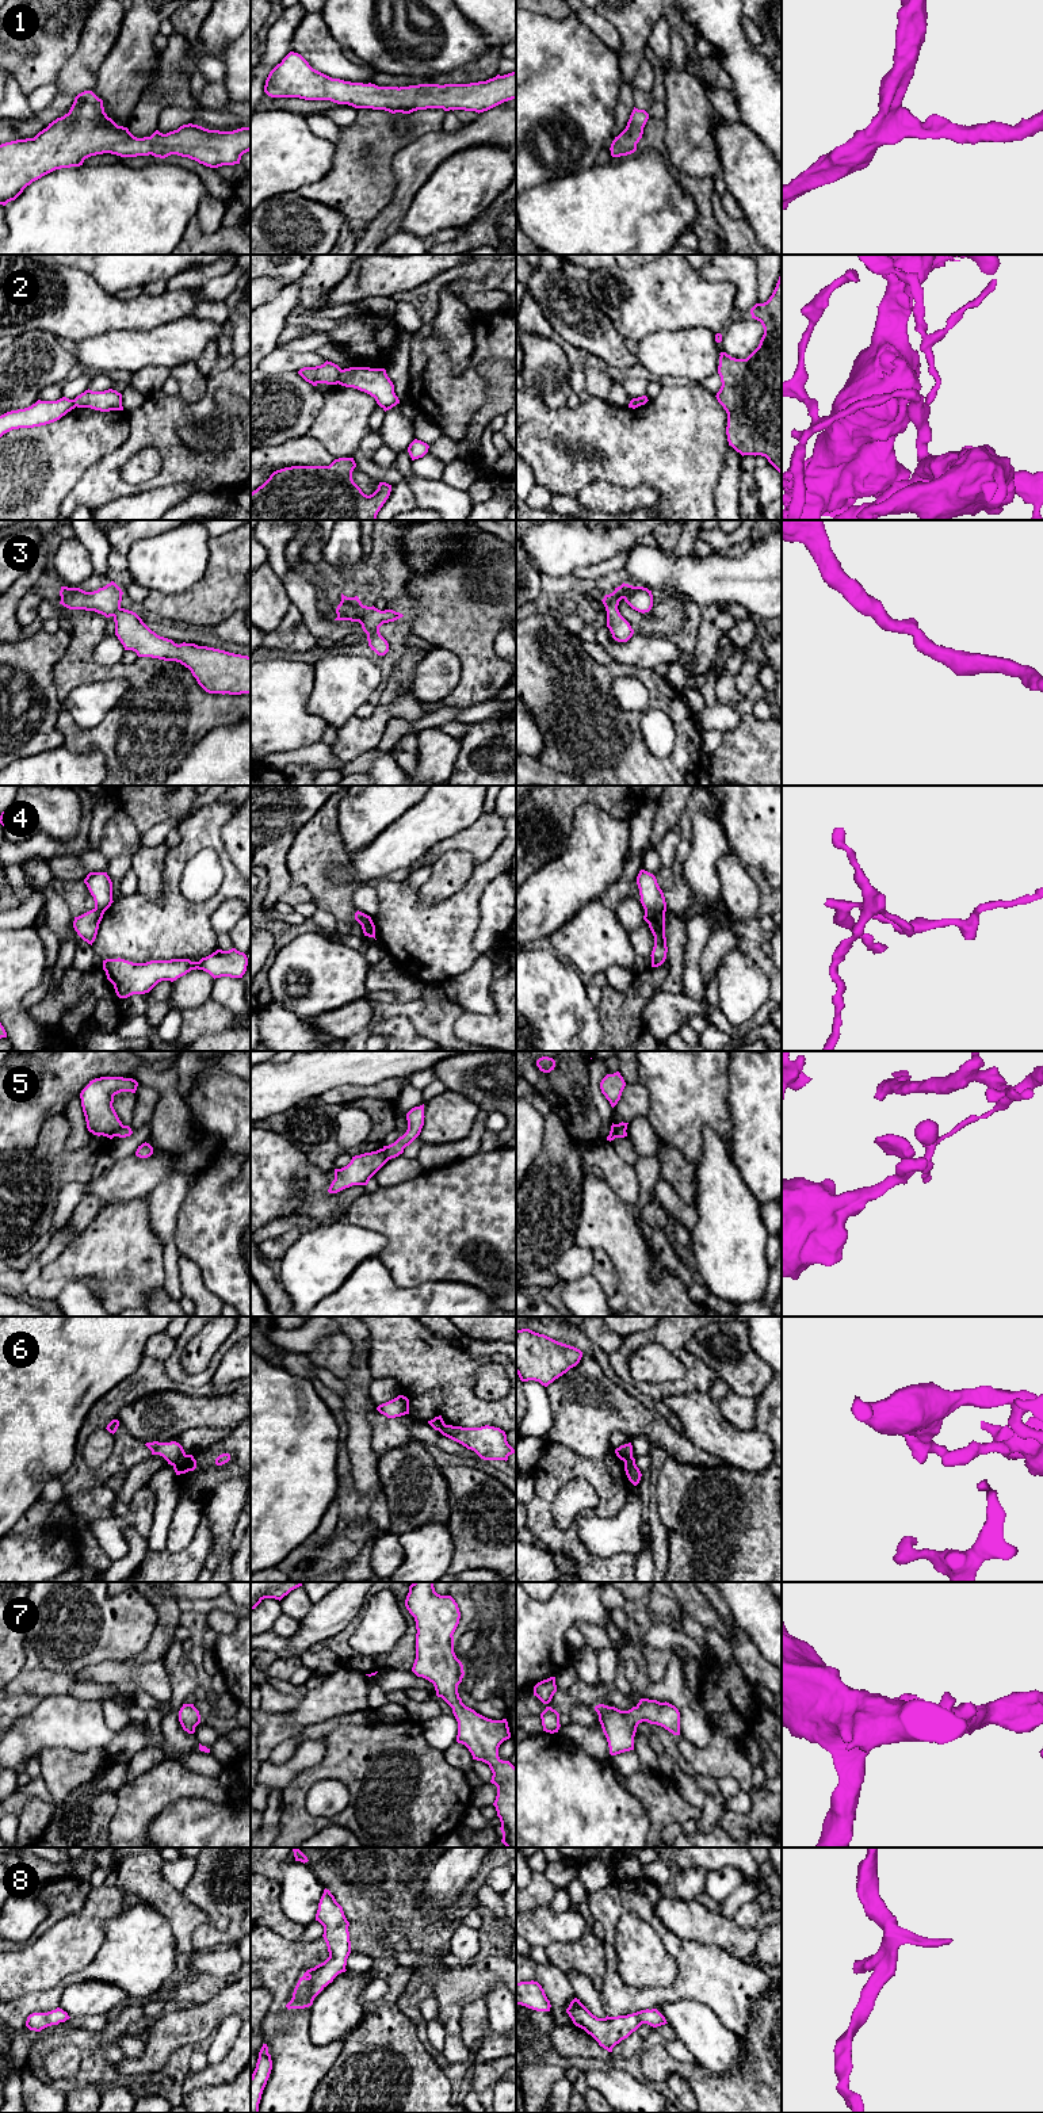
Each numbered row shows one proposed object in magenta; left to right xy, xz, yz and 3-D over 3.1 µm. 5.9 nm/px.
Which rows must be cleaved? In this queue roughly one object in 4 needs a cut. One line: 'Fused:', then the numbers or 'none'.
Fused: 2, 4, 5, 6

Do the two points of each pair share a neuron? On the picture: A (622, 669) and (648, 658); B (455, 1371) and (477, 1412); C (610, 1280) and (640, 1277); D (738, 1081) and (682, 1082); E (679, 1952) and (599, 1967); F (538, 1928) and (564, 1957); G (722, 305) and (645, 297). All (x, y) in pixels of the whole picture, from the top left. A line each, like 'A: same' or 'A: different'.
A: different
B: same
C: different
D: different
E: different
F: different
G: same

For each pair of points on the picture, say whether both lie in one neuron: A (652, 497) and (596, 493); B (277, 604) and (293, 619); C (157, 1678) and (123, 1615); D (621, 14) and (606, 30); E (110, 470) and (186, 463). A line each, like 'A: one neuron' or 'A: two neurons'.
A: one neuron
B: two neurons
C: two neurons
D: two neurons
E: one neuron

